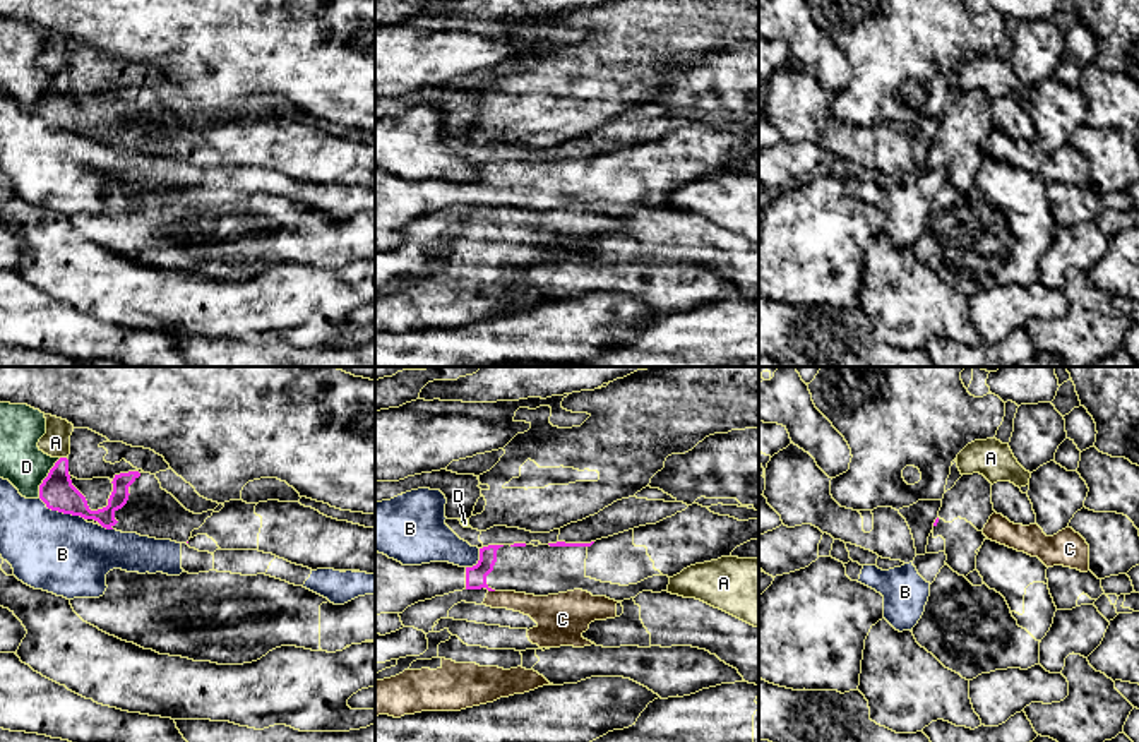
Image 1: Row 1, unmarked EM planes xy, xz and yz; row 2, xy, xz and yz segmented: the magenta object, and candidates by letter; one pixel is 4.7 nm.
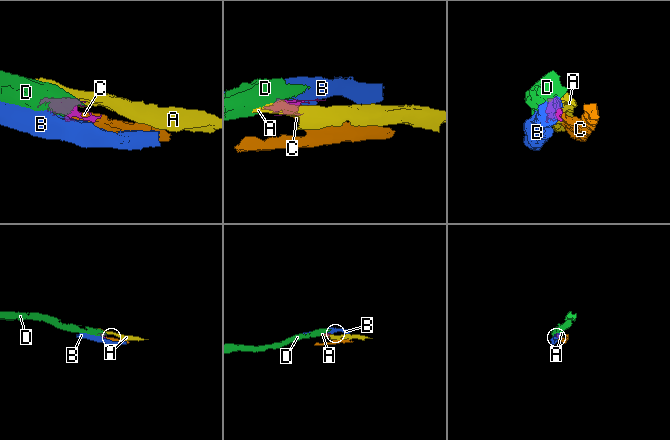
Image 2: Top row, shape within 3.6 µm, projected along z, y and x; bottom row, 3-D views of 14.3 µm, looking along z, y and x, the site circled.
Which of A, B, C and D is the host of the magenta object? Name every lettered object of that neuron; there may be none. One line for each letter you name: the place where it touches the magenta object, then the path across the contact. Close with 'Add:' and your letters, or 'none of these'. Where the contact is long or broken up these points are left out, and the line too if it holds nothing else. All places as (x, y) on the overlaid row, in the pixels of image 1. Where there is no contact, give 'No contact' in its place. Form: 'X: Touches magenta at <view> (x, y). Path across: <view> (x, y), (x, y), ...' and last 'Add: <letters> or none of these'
Add: none of these

